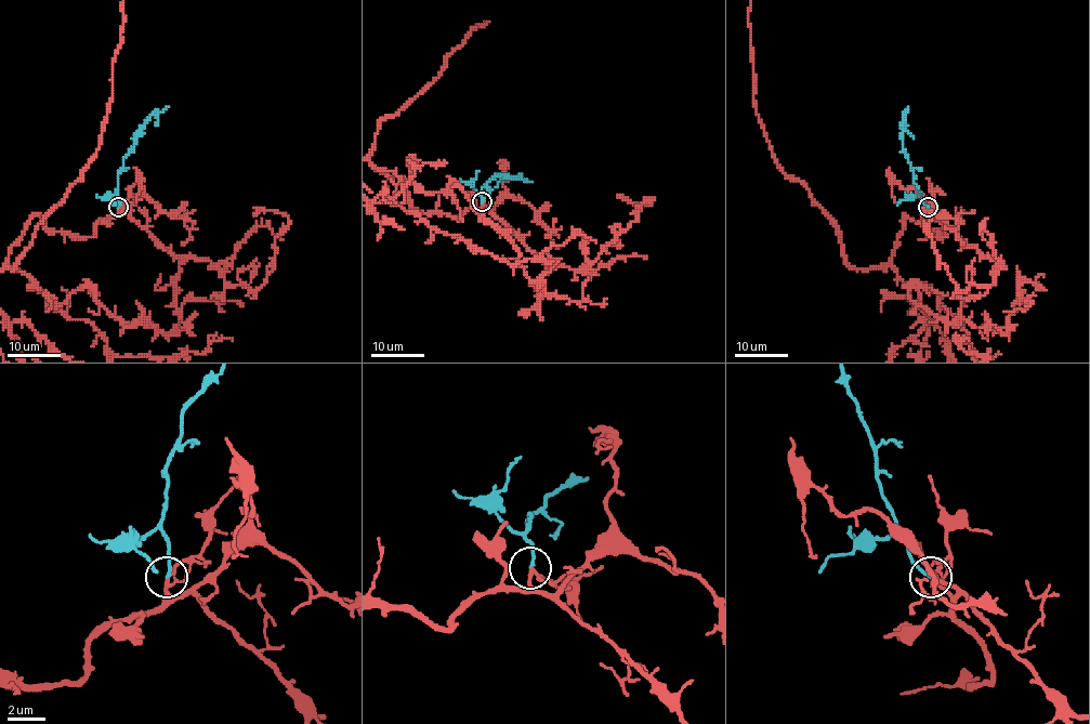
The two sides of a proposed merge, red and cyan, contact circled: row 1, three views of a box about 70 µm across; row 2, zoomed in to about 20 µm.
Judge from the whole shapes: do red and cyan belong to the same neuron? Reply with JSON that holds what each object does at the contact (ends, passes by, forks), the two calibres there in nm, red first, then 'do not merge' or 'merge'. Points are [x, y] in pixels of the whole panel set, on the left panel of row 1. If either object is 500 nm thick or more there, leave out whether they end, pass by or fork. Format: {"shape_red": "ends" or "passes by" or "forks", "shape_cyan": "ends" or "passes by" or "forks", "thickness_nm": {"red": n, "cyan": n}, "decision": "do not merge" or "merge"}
{"shape_red": "forks", "shape_cyan": "ends", "thickness_nm": {"red": 160, "cyan": 150}, "decision": "merge"}

